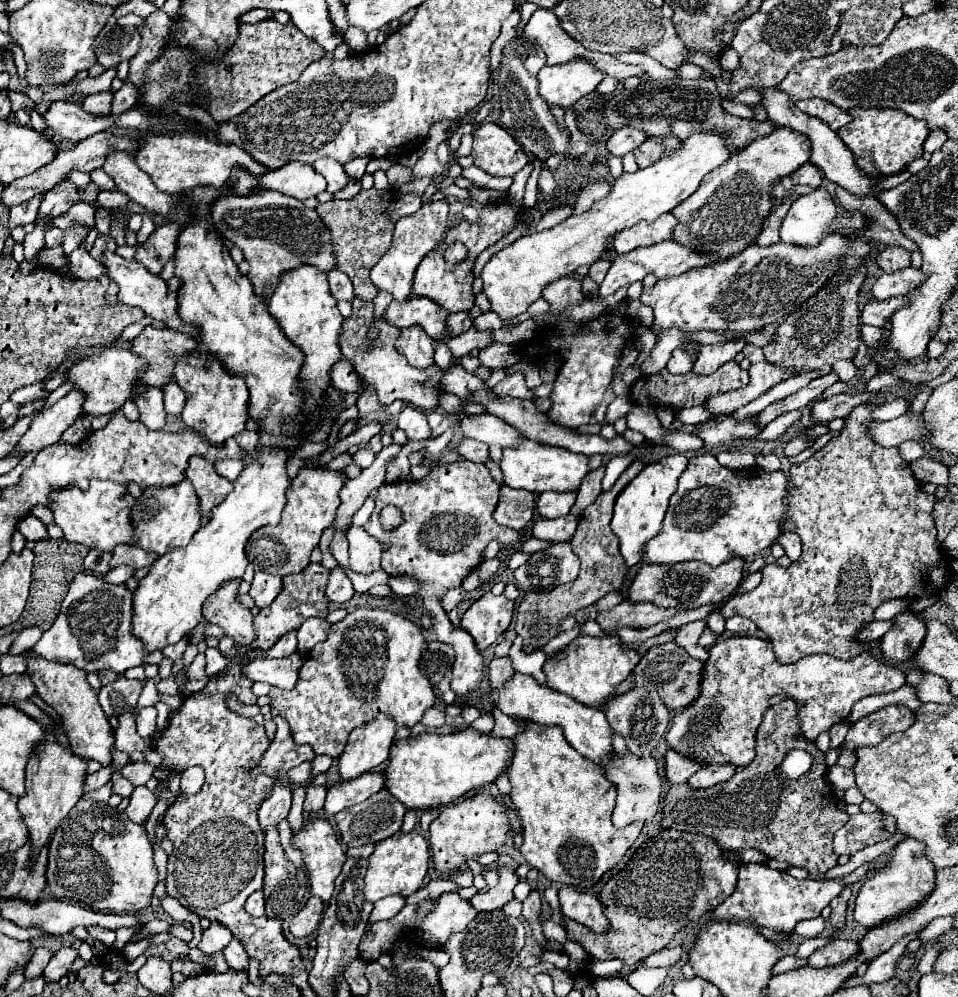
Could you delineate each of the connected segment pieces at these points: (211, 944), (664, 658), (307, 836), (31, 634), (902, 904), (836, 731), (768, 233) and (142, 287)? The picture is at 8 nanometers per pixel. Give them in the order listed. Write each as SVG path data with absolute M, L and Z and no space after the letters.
M211 924L205 932L203 932L203 938L199 942L199 950L205 952L205 954L217 954L221 952L229 942L233 940L233 934L231 930L227 930L223 924Z
M665 642L665 644L657 644L645 652L641 662L633 670L633 684L635 684L635 688L655 690L659 694L661 702L669 710L675 712L699 696L701 670L703 670L703 662L691 658L683 646L679 646L677 642Z
M309 820L299 834L293 834L293 844L303 852L305 868L309 870L309 882L311 882L311 894L319 896L325 904L329 902L333 890L335 890L335 878L341 874L341 866L347 860L335 830L327 820Z
M29 626L29 628L25 628L25 630L19 634L19 638L13 642L9 654L19 654L19 652L35 646L41 636L43 636L43 628L41 628L41 626Z
M905 838L893 848L887 864L883 868L879 868L871 876L871 880L867 880L861 886L857 900L855 900L853 916L863 928L877 926L879 922L883 922L887 918L895 918L897 912L905 912L911 906L919 904L927 896L927 892L933 890L933 884L935 884L935 866L927 860L923 842Z
M845 721L831 727L829 730L829 736L832 749L839 748L843 744L850 725L851 724L848 721Z
M787 198L783 204L779 204L779 206L773 208L771 216L767 216L767 220L763 224L763 230L761 230L759 238L757 238L759 246L771 246L771 244L779 242L779 228L783 224L783 218L785 218L791 202L793 202L793 198Z
M103 252L103 266L107 270L107 276L117 284L119 292L117 292L117 298L119 302L127 304L127 306L139 306L145 310L145 314L153 316L155 320L161 320L165 322L169 328L175 328L175 330L183 330L183 332L189 332L191 336L197 336L197 328L195 326L189 326L189 324L183 324L177 316L177 294L169 294L167 290L167 284L165 280L161 280L159 276L151 274L143 264L135 262L135 260L125 260L121 256L117 256L115 252Z

